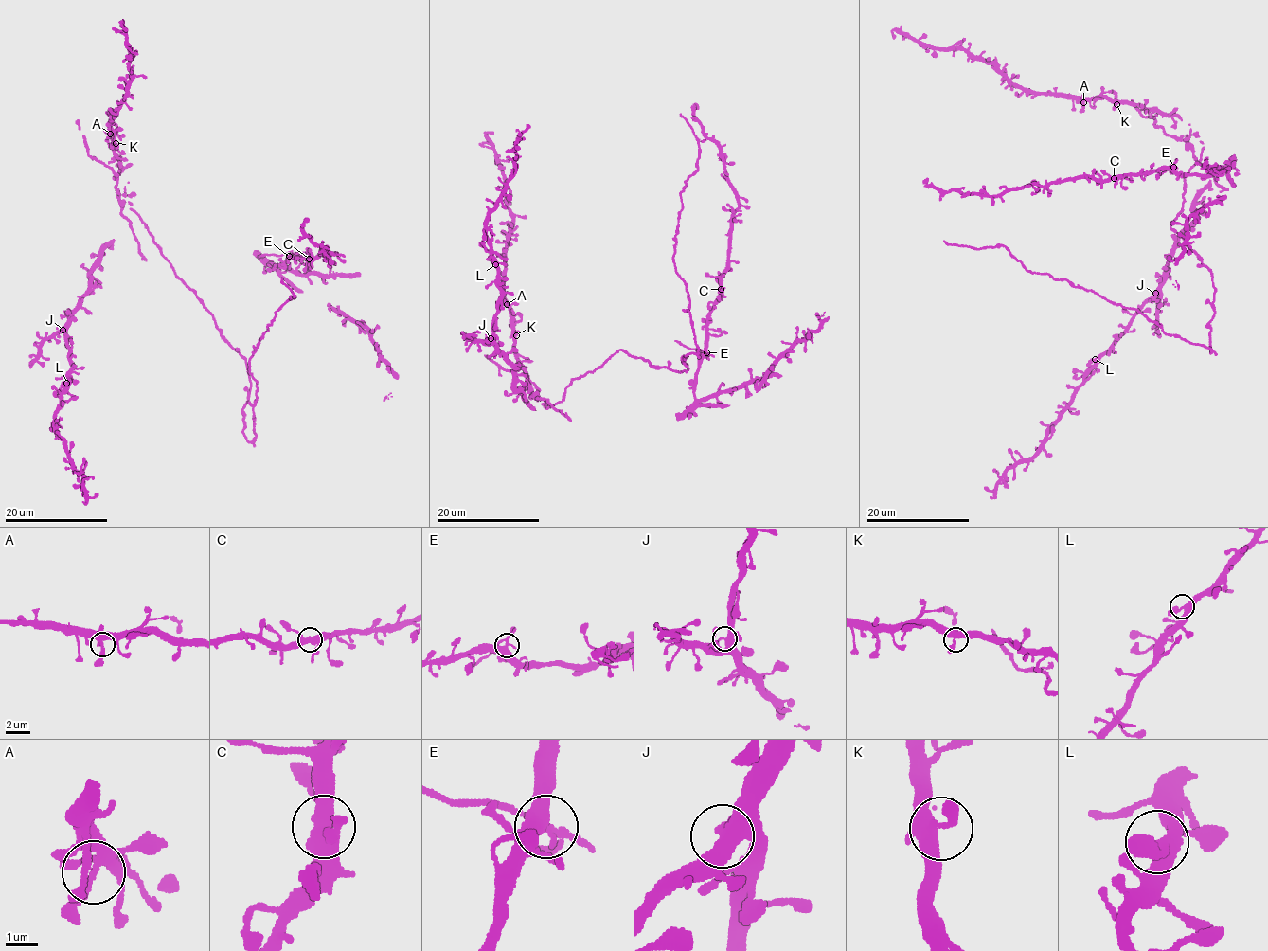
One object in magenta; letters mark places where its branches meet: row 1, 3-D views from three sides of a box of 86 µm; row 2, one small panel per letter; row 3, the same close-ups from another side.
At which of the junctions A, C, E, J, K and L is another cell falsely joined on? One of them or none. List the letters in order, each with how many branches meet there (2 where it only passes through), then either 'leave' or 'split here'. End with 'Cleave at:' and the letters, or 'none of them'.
A: branches 5; leave
C: branches 4; leave
E: branches 5; split here
J: branches 3; leave
K: branches 4; leave
L: branches 3; leave
Cleave at: E

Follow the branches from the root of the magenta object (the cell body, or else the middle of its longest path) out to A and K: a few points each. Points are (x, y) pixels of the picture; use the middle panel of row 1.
A: (691, 321), (698, 349), (683, 359), (686, 371), (619, 349), (546, 409), (515, 370), (507, 304)
K: (691, 321), (698, 349), (683, 359), (686, 371), (619, 349), (546, 409), (515, 370), (516, 335)

